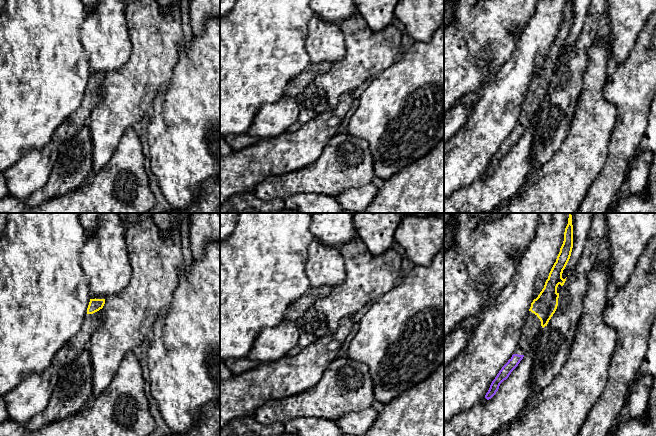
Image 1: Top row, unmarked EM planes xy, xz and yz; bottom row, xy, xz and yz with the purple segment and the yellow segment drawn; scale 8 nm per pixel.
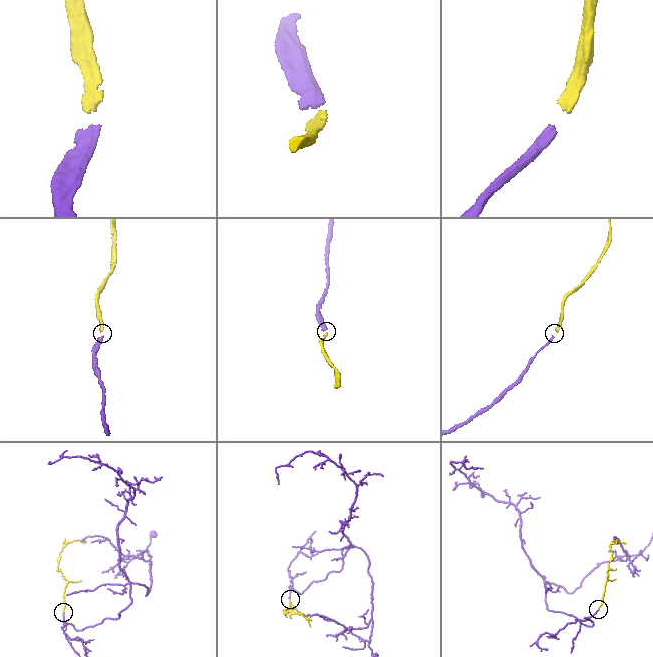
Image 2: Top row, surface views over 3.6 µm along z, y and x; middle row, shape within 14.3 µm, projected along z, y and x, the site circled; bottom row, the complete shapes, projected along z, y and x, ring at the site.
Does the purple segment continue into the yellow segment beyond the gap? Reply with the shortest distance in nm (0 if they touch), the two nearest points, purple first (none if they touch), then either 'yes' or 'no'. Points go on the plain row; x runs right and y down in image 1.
280 nm apart; from purple across yz (523, 131), (543, 103); yes

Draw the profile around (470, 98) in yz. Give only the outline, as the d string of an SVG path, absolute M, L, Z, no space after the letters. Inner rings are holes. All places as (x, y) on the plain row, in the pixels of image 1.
M480 91L473 92L473 93L467 93L465 94L460 100L459 103L461 104L470 104L473 108L475 108L479 97L480 97Z

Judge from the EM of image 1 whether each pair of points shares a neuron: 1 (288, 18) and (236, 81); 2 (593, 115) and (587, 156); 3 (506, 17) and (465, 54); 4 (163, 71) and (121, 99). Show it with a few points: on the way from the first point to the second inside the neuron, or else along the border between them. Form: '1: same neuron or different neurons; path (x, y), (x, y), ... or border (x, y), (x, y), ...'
1: same neuron; path (272, 34), (241, 65)
2: same neuron; path (592, 125), (587, 146)
3: same neuron; path (496, 24), (475, 45)
4: same neuron; path (153, 71), (131, 91)

